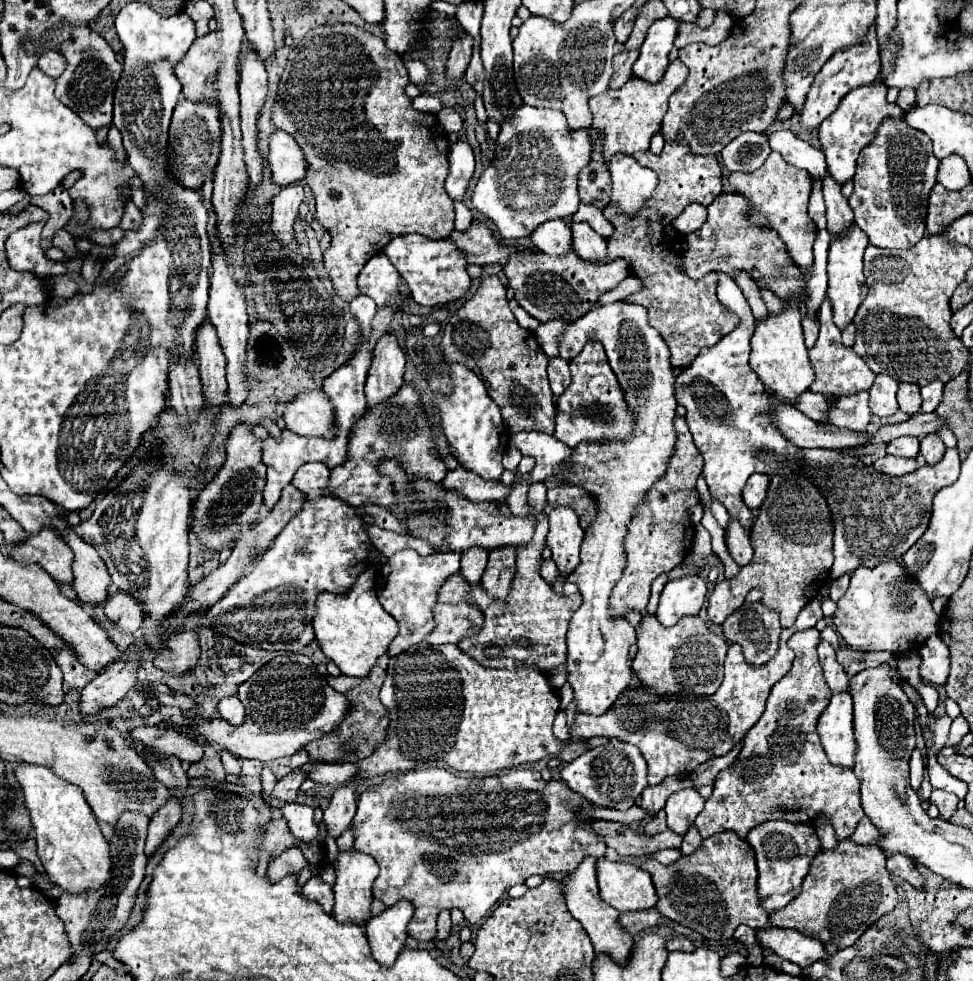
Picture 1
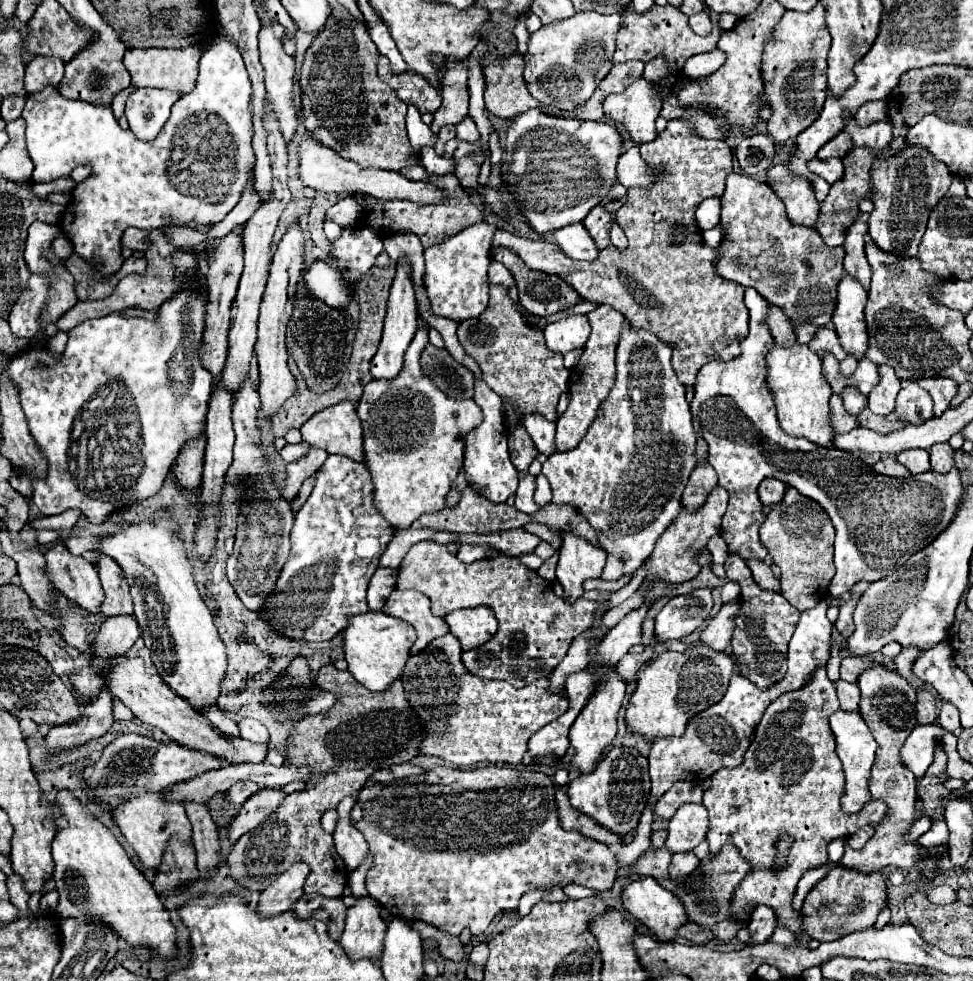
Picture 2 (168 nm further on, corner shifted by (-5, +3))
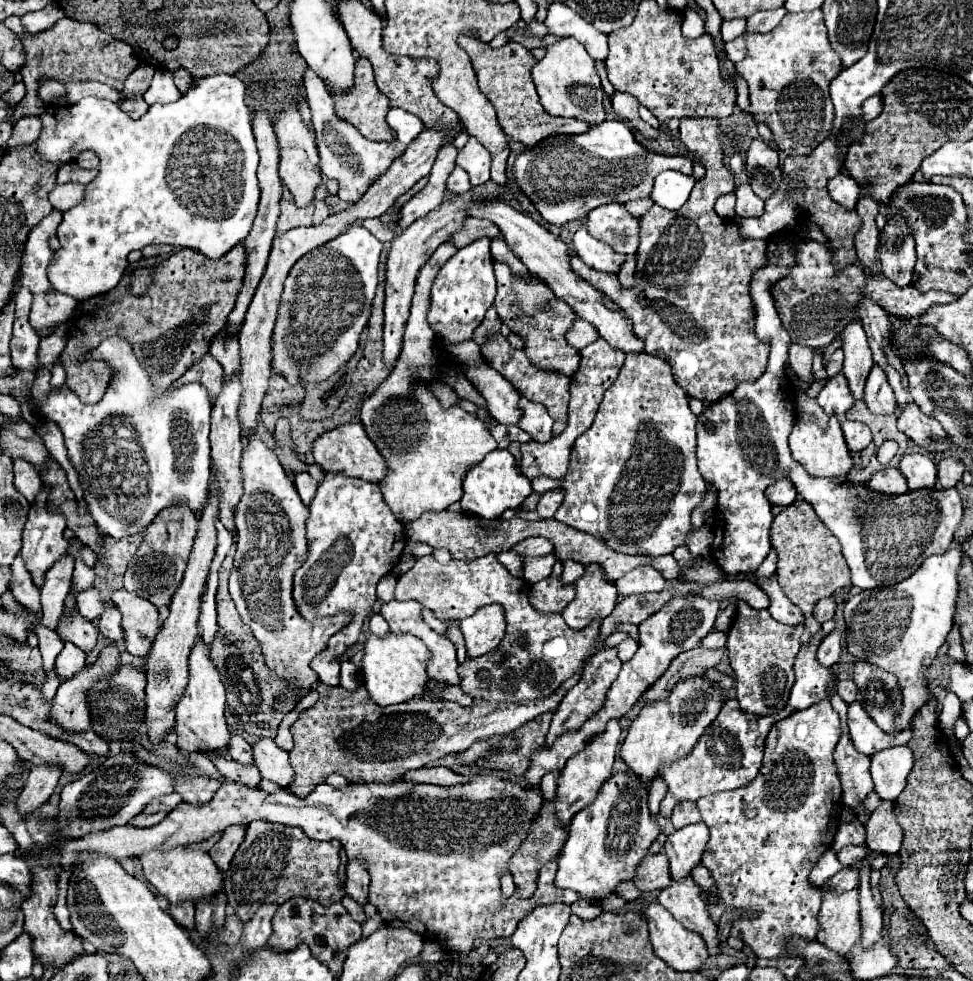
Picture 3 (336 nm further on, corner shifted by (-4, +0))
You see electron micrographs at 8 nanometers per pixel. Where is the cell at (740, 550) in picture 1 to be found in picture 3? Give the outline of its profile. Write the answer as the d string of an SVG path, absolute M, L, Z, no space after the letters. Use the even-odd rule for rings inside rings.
M758 578L756 580L758 586L770 596L770 614L774 620L782 622L782 624L790 624L790 626L798 626L804 622L804 614L802 610L798 610L782 592L782 588L778 586L776 580L772 578Z

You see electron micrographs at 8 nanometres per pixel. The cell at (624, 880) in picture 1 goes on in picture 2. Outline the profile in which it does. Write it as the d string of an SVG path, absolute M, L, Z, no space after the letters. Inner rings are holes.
M641 877L621 891L623 907L643 925L655 931L661 941L673 941L675 929L687 923L683 903L653 877Z

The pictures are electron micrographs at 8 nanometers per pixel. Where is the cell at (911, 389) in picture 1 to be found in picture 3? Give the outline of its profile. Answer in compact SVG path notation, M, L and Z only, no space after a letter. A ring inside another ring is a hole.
M910 402L906 406L906 412L898 416L898 430L904 432L914 444L922 446L926 452L942 454L950 450L950 440L940 422L932 416L926 416L920 412L920 408Z

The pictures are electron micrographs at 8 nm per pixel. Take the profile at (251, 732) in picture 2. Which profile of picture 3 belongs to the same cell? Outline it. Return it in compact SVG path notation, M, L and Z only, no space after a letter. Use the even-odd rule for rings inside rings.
M262 738L258 744L254 744L254 764L258 766L264 780L278 784L282 790L288 790L294 780L288 752L280 750L270 738Z

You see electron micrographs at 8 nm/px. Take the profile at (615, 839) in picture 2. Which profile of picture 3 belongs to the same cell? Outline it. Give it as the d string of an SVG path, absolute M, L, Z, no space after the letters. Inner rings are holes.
M544 802L536 820L530 824L530 832L528 832L526 840L516 848L514 856L510 858L510 872L512 872L514 884L516 884L516 892L514 892L516 898L534 896L540 868L560 854L560 848L564 842L566 842L566 828L562 828L554 816L554 802Z

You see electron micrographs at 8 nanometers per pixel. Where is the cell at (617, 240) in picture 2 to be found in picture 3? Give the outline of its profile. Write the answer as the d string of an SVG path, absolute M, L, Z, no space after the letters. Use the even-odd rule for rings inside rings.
M626 256L626 264L622 264L622 270L618 274L618 282L622 284L622 288L634 288L634 268L636 268L634 256Z

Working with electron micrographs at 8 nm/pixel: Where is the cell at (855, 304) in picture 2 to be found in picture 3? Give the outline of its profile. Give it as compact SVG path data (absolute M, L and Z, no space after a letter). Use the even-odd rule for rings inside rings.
M854 320L848 324L842 332L844 336L844 376L848 380L848 386L852 390L854 400L862 400L864 396L864 384L870 374L870 368L874 366L870 356L870 346L866 344L866 332L860 324L860 320Z

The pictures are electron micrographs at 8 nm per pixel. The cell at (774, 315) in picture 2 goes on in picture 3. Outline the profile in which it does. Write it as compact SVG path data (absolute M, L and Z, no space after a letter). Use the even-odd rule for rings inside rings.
M790 344L790 368L796 376L808 386L814 382L812 374L812 348L802 348L798 344Z

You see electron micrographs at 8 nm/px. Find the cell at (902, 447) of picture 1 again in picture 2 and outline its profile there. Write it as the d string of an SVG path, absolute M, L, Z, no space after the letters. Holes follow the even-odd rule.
M907 449L897 455L897 459L915 475L931 469L929 465L929 453L925 449Z

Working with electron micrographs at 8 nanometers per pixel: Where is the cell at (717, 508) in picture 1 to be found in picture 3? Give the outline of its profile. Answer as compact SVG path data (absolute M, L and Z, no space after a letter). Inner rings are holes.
M738 602L738 612L728 632L726 648L736 674L736 698L742 712L770 716L788 704L788 696L794 686L794 656L798 654L798 640L802 632L804 624L800 624L800 628L790 628L786 624L778 624L768 610L754 612L748 604Z

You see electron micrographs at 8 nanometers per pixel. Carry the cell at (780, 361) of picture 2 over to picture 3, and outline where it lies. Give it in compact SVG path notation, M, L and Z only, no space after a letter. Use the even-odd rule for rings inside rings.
M836 416L830 418L828 432L822 432L818 422L796 420L794 430L790 434L790 450L792 450L794 460L798 460L804 466L804 470L816 478L836 478L838 482L842 482L848 478L850 470L854 468L850 450L846 446L846 440L844 440L844 434L842 434L842 428Z

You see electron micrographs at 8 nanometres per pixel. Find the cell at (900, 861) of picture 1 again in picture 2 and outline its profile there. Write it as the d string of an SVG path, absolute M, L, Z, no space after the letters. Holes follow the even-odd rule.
M931 885L927 889L927 897L933 901L933 903L949 903L949 901L955 901L957 899L957 891L953 891L949 885Z

